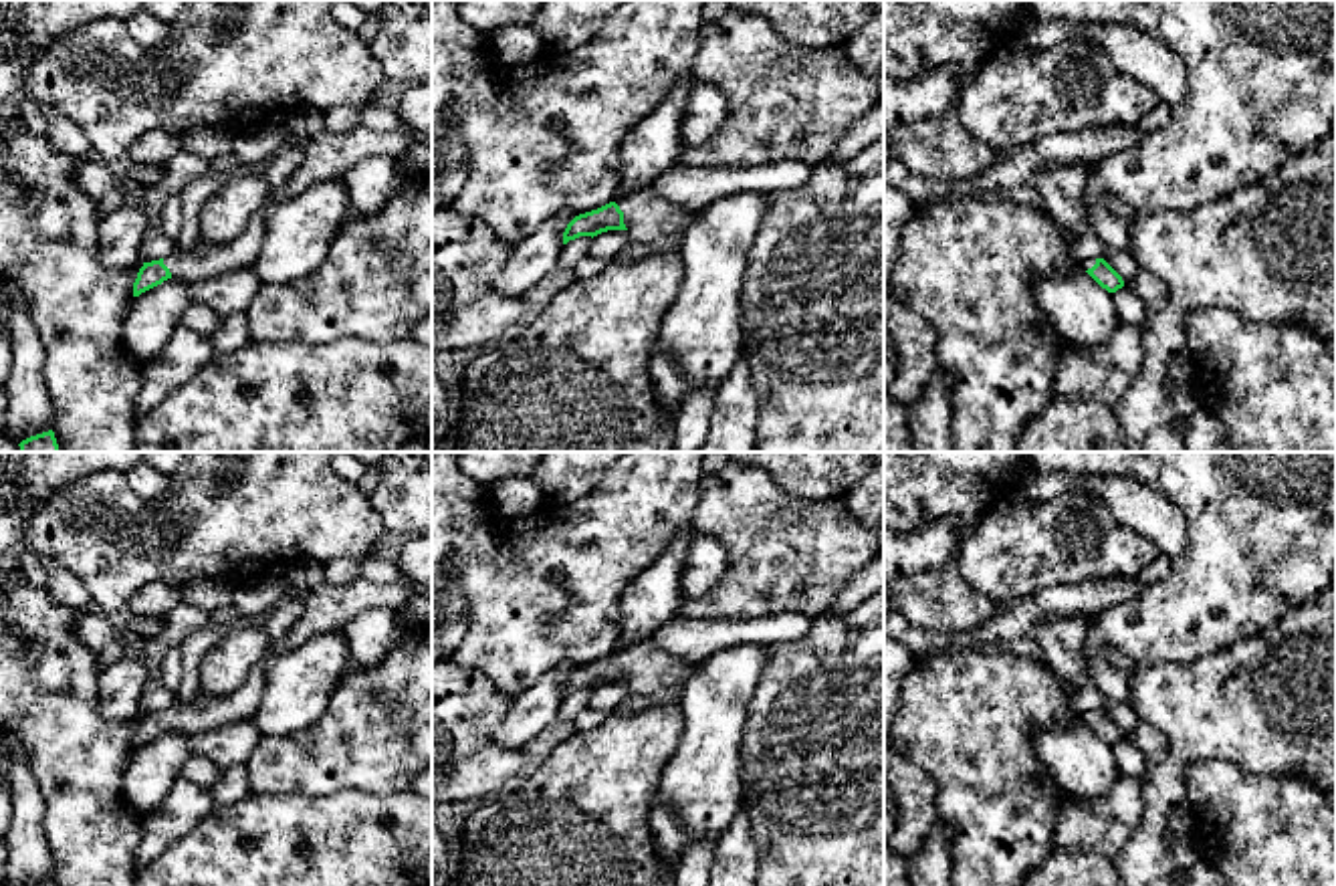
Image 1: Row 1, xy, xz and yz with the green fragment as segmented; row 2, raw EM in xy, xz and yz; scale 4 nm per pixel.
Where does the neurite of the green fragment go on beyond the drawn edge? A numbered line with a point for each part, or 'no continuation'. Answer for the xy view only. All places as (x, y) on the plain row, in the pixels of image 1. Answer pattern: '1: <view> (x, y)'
1: xy (327, 608)

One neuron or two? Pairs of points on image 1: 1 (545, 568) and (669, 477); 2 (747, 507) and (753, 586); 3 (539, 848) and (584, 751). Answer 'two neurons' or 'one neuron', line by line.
1: one neuron
2: one neuron
3: one neuron

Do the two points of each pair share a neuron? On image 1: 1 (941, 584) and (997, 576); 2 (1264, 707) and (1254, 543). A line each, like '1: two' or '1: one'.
1: two
2: two

